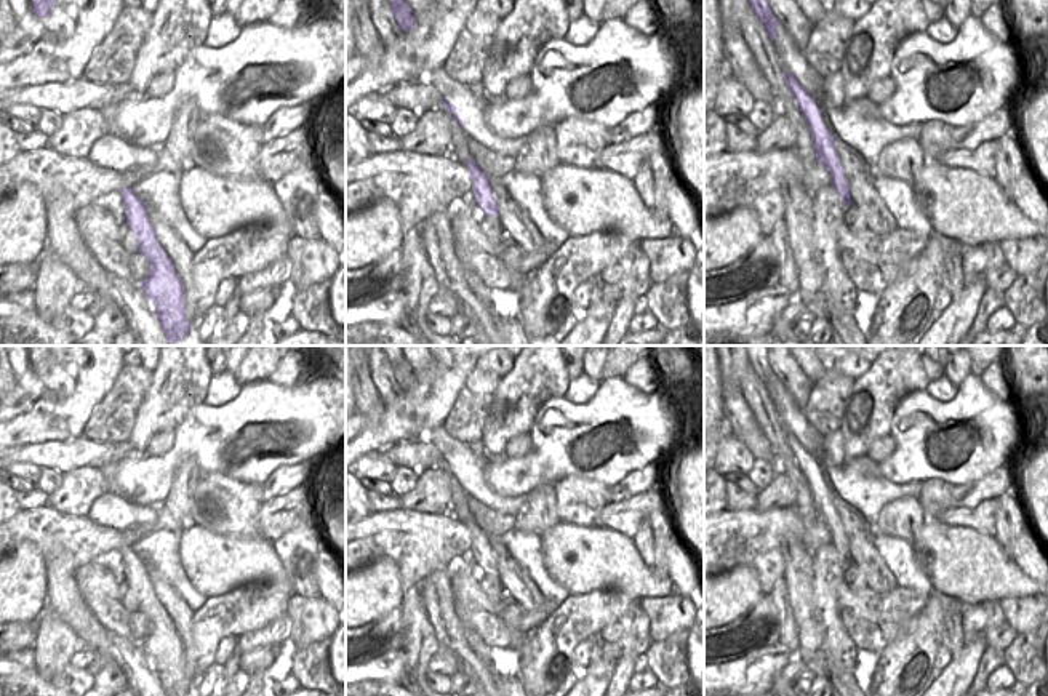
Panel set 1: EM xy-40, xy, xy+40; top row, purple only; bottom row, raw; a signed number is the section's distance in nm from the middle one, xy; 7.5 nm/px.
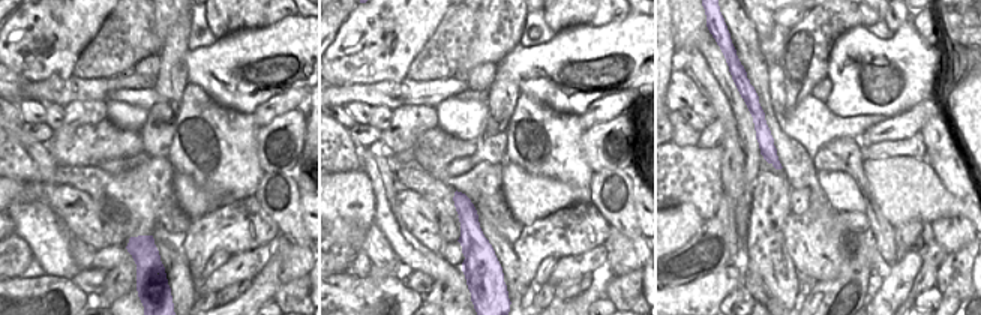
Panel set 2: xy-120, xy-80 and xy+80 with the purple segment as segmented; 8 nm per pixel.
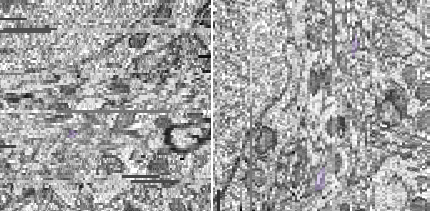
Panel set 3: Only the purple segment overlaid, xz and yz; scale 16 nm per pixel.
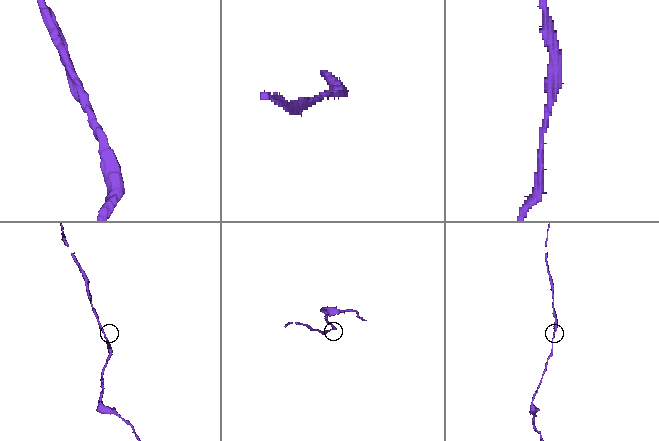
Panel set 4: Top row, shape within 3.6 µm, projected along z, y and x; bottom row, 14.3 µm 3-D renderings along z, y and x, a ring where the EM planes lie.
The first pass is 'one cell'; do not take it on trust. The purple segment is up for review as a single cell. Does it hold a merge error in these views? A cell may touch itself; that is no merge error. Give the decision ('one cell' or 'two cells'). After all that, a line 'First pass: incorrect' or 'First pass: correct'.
one cell
First pass: correct

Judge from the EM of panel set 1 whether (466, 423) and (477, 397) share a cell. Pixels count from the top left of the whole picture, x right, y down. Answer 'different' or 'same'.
same

